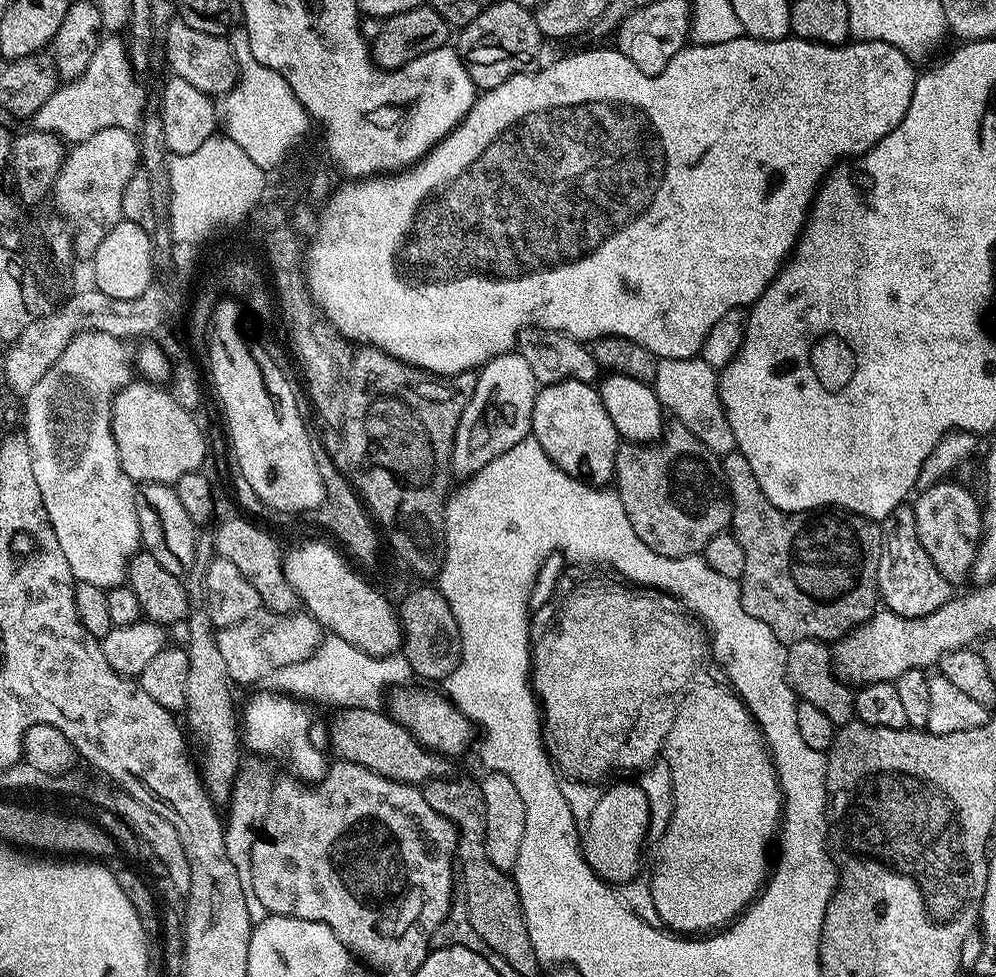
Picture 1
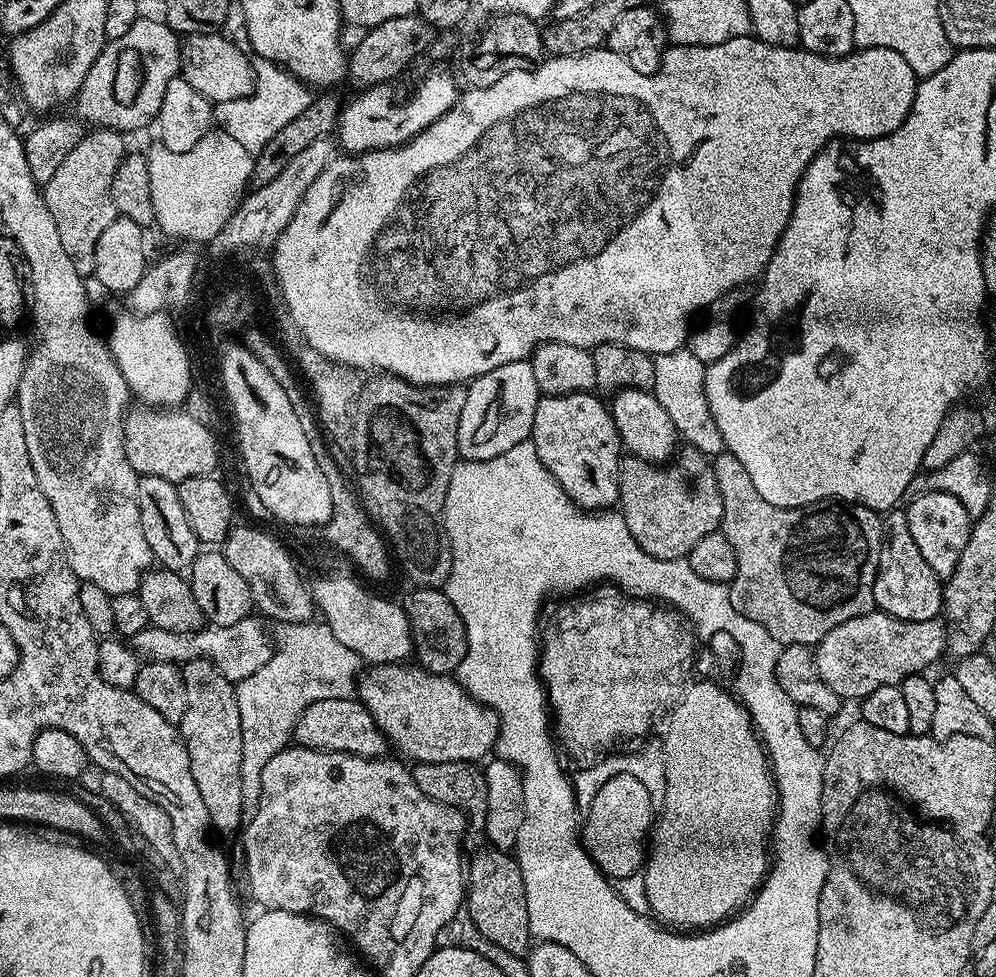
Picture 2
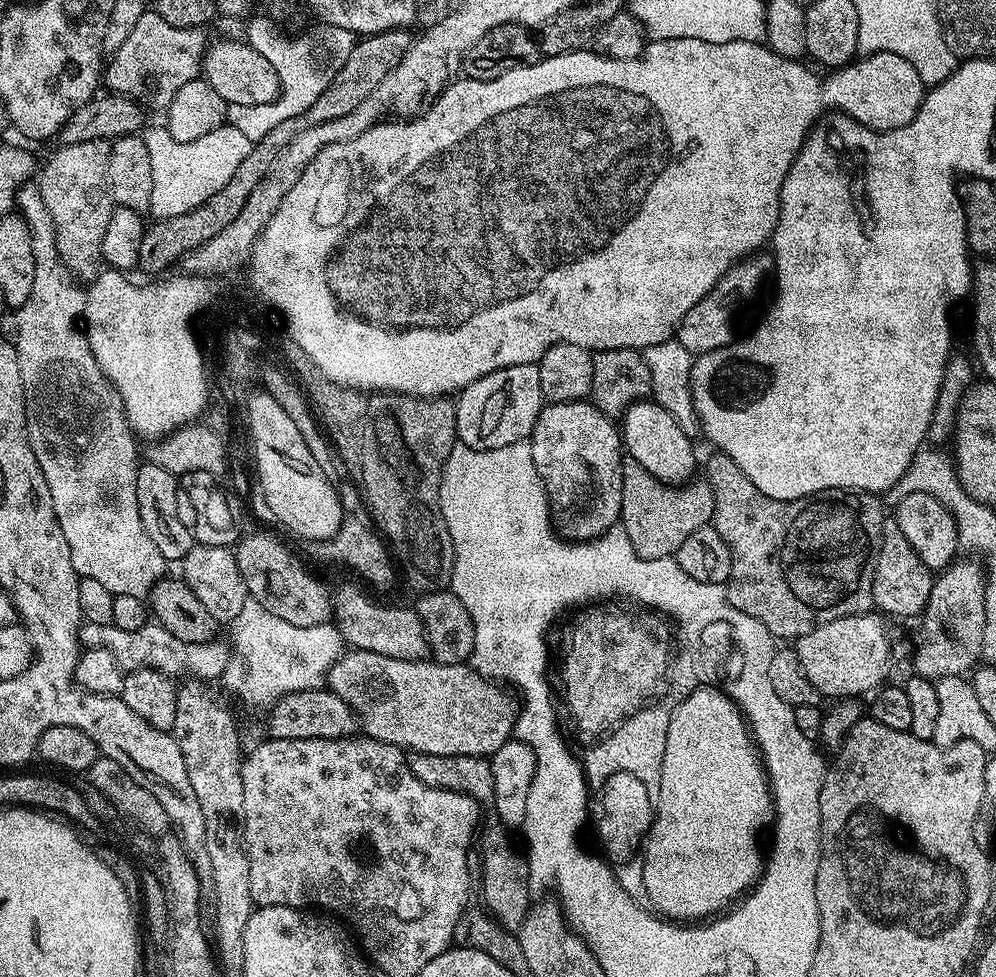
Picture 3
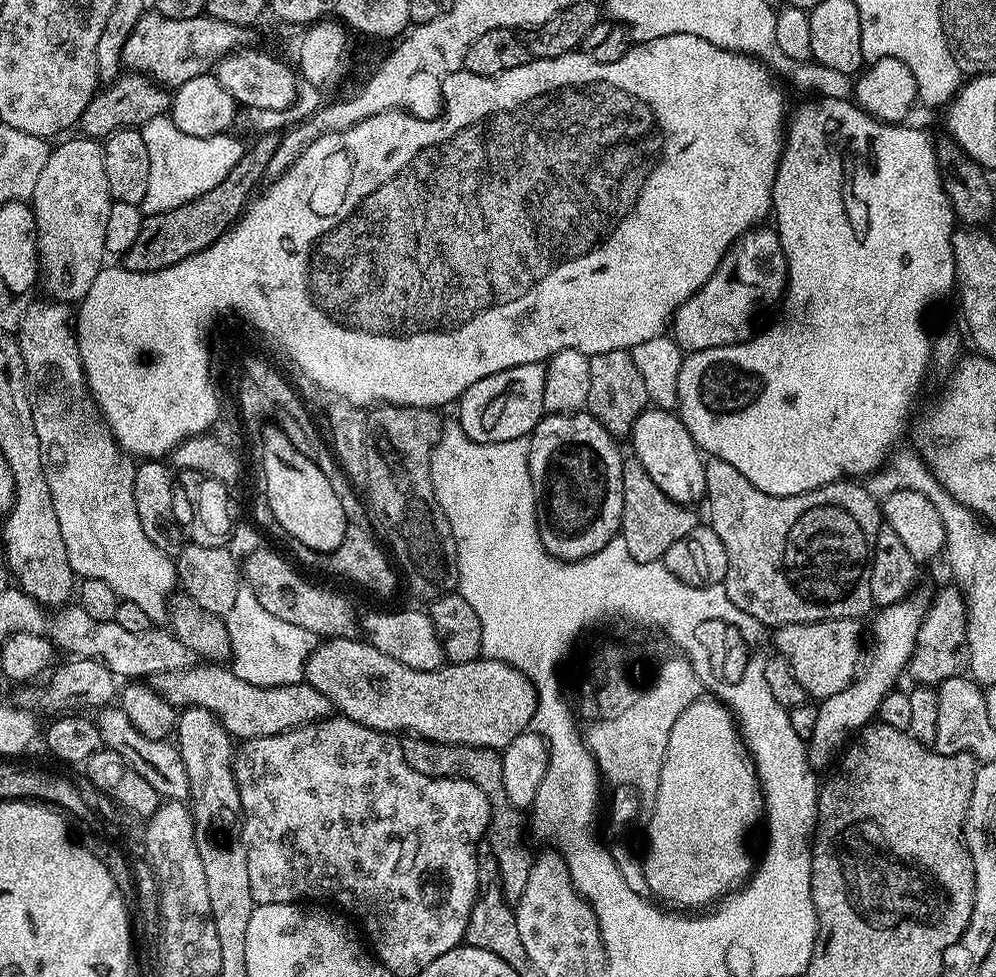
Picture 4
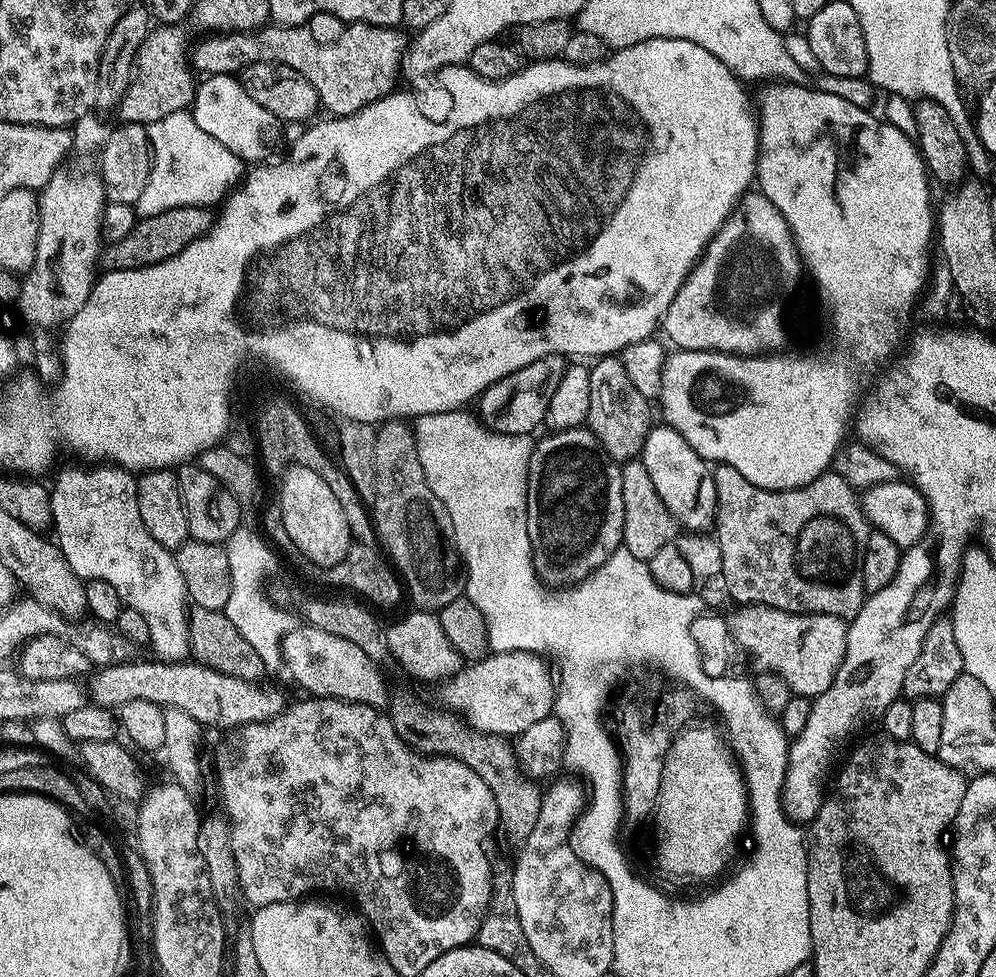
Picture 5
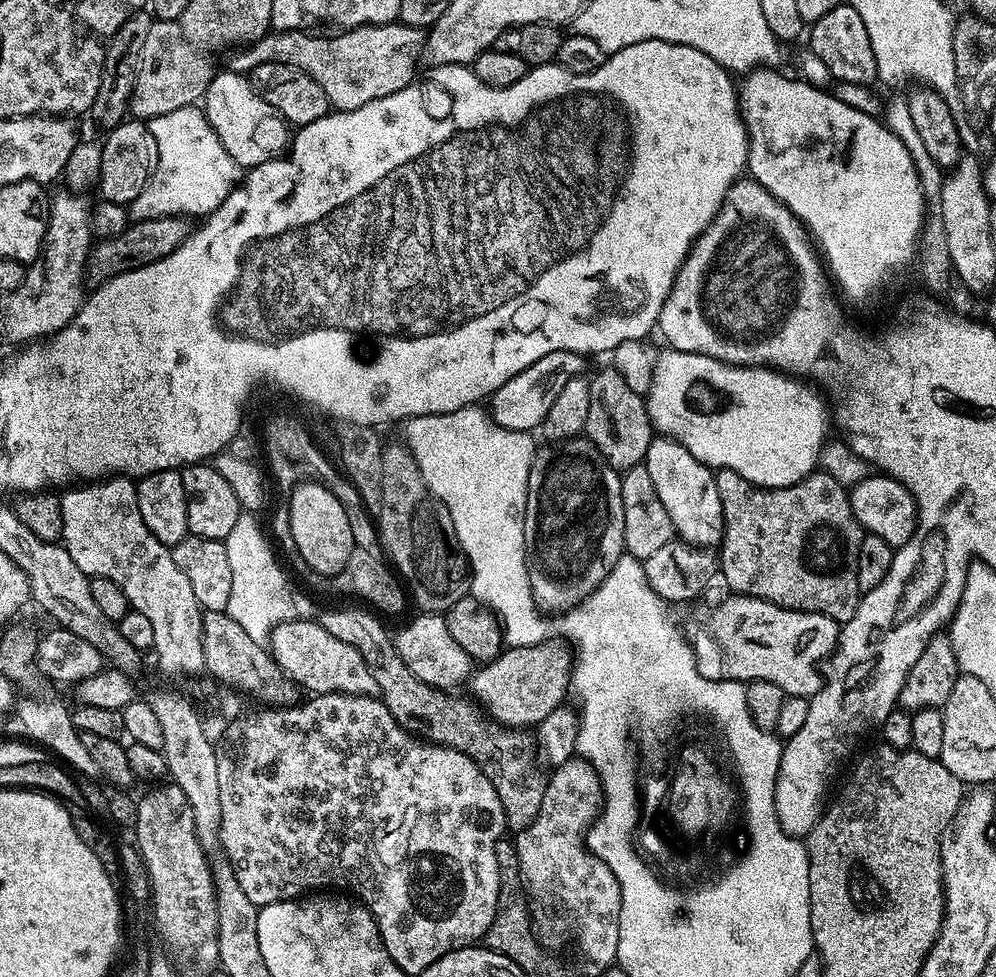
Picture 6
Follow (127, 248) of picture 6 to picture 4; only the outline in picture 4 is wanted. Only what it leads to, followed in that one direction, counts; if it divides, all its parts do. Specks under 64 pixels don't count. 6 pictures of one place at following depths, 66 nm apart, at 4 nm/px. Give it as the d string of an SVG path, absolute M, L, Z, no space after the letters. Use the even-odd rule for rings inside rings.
M264 134L259 138L261 140L253 148L249 147L245 151L238 166L234 166L234 170L230 170L230 174L226 174L224 181L214 186L214 190L174 210L145 216L144 225L138 234L138 242L134 242L134 246L130 246L130 250L124 252L122 266L131 272L157 272L206 250L218 238L222 238L225 232L240 219L244 209L253 199L257 191L256 183L268 176L270 158L274 158L274 150L278 150L279 135Z

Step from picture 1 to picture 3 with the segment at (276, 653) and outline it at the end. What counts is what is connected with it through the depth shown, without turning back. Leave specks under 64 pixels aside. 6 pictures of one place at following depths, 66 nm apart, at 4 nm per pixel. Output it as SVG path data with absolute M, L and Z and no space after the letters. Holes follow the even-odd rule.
M149 622L142 630L118 630L118 626L110 624L80 625L80 643L85 649L105 648L114 654L124 672L133 672L143 668L156 668L162 674L173 678L192 677L200 681L219 681L228 671L230 648L223 639L207 640L206 642L182 642L182 638L174 638L170 630L162 625Z

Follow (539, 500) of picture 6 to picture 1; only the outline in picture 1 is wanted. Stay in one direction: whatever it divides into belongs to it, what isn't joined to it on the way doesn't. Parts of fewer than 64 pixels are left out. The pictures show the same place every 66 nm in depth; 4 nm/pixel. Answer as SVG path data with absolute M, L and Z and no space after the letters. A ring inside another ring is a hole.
M563 380L557 384L543 385L536 394L530 436L566 474L593 486L607 485L616 475L616 451L620 449L622 437L618 434L614 422L610 422L606 406L602 406L599 387L577 380Z

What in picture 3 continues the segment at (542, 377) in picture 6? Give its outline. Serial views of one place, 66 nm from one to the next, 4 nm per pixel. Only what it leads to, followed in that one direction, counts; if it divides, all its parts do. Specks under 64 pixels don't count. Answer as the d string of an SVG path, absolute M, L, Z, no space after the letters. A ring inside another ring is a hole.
M515 364L478 378L456 400L456 434L459 443L474 450L498 450L531 437L545 403L536 364Z

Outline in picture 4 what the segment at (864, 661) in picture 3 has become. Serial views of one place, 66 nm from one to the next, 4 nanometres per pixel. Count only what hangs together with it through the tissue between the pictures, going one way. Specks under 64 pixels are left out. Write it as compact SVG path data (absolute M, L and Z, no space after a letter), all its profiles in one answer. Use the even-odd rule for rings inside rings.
M819 620L816 624L781 624L775 629L779 655L788 659L794 678L813 701L830 698L850 686L862 663L860 626L860 620Z

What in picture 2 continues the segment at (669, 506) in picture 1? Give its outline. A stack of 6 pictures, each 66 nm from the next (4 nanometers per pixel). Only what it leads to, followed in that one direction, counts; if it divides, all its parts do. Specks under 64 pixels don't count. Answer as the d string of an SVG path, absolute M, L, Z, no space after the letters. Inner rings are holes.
M681 447L679 451L675 453L674 459L671 462L665 463L663 466L652 464L648 460L640 460L631 454L621 455L618 482L620 483L618 511L620 515L624 517L626 526L630 526L630 534L634 534L634 542L638 542L638 546L642 546L642 550L646 550L646 554L650 554L654 558L683 560L687 557L690 550L694 550L694 546L698 546L698 542L702 542L702 538L706 538L706 534L710 534L719 529L720 519L722 518L722 494L718 490L718 478L714 478L712 460L707 456L703 456L697 448Z

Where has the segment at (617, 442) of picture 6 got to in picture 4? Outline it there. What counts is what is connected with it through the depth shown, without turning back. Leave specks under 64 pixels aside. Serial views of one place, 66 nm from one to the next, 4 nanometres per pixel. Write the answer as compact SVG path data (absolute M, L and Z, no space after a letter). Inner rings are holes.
M610 350L590 359L590 394L586 410L610 435L617 438L628 438L632 435L632 427L650 401L646 394L646 382L642 382L642 374L638 374L638 366L634 366L634 358L628 350Z

